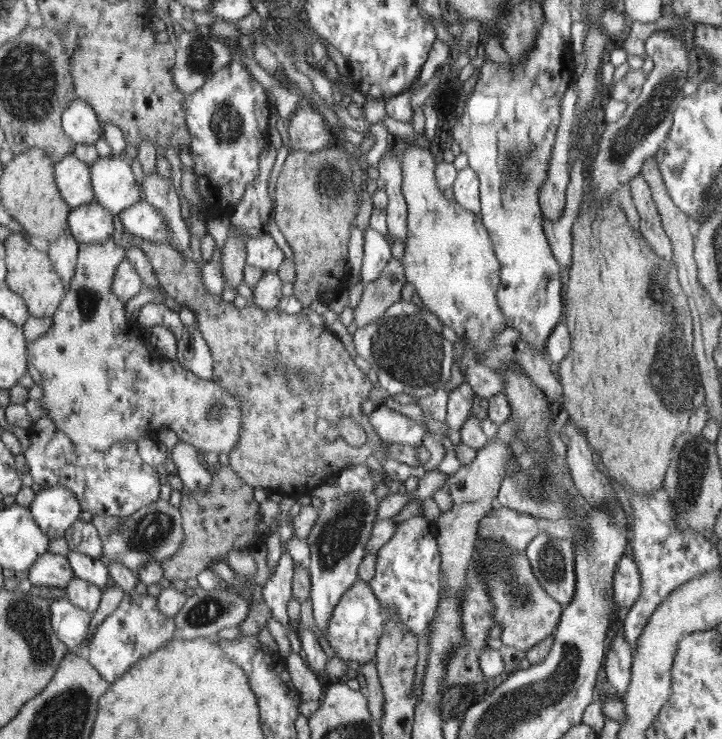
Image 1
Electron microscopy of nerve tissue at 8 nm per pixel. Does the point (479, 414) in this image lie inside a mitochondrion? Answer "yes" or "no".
no

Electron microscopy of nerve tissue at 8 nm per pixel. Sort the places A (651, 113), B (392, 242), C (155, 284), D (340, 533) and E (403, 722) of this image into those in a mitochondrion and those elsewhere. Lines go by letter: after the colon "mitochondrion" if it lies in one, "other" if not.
A: mitochondrion
B: other
C: other
D: mitochondrion
E: other

